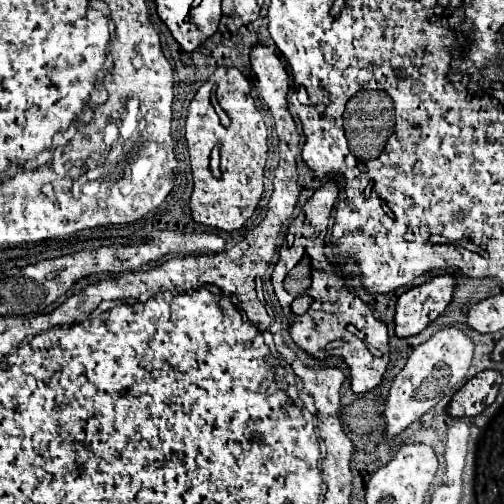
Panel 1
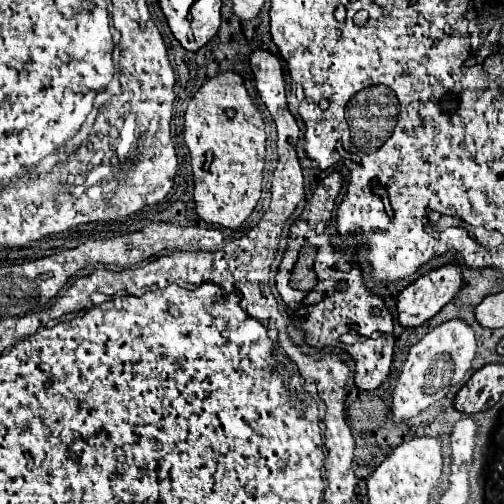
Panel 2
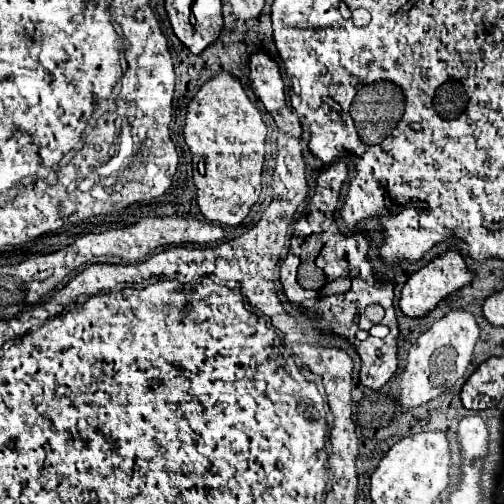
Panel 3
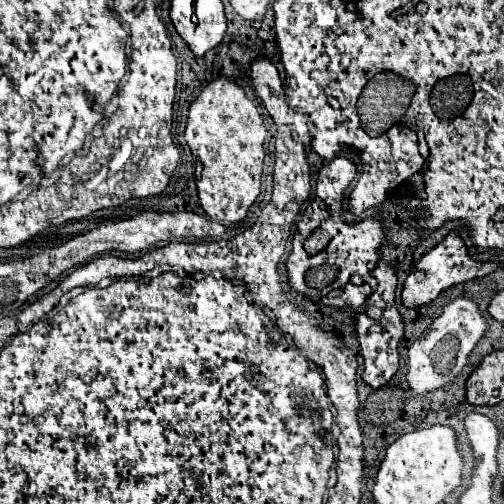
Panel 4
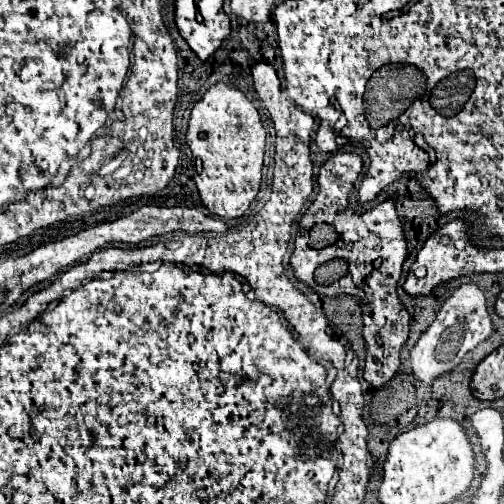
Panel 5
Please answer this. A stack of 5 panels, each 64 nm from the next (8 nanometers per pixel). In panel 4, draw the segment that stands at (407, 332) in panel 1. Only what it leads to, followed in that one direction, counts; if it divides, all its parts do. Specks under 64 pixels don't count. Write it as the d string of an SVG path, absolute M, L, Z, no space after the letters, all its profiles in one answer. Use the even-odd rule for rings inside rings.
M450 234L446 240L442 240L442 244L438 244L430 252L426 252L422 256L422 260L416 264L414 272L422 272L424 278L418 280L414 276L414 272L406 278L404 290L402 290L402 304L406 308L422 308L424 304L430 304L432 300L436 300L438 294L448 290L450 286L464 284L474 278L482 278L494 270L496 270L496 262L476 262L474 258L468 256L468 248L464 246L464 242L456 234Z

